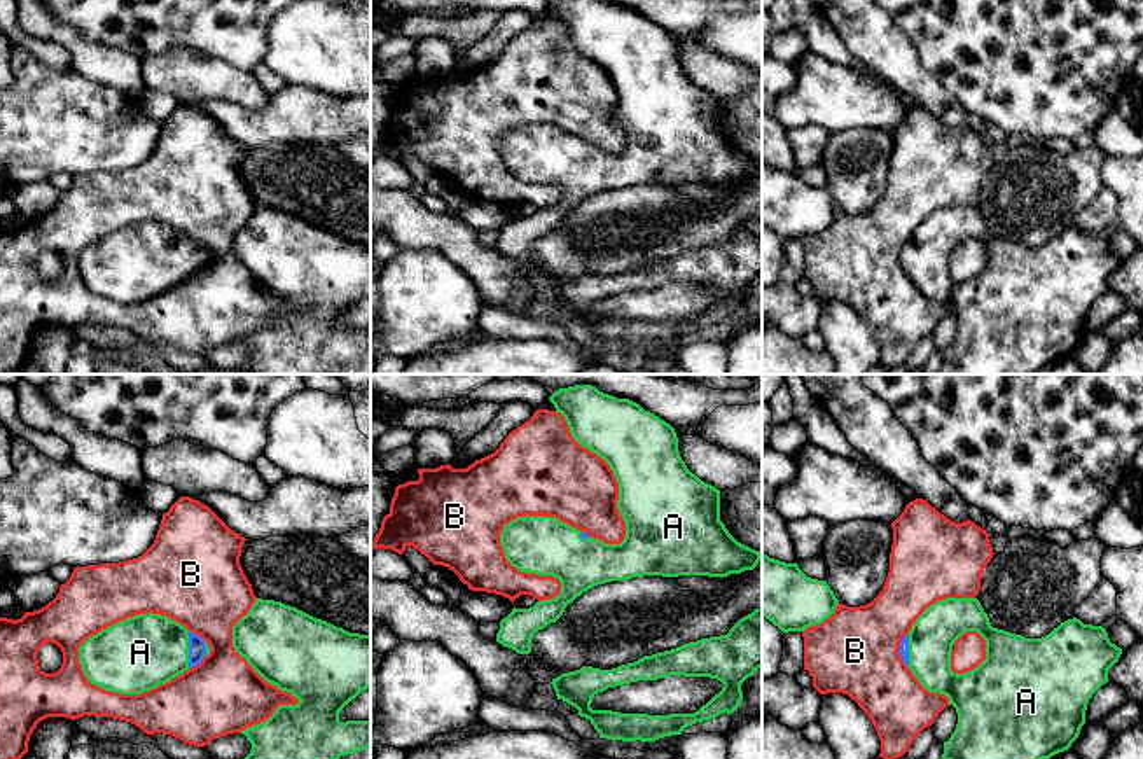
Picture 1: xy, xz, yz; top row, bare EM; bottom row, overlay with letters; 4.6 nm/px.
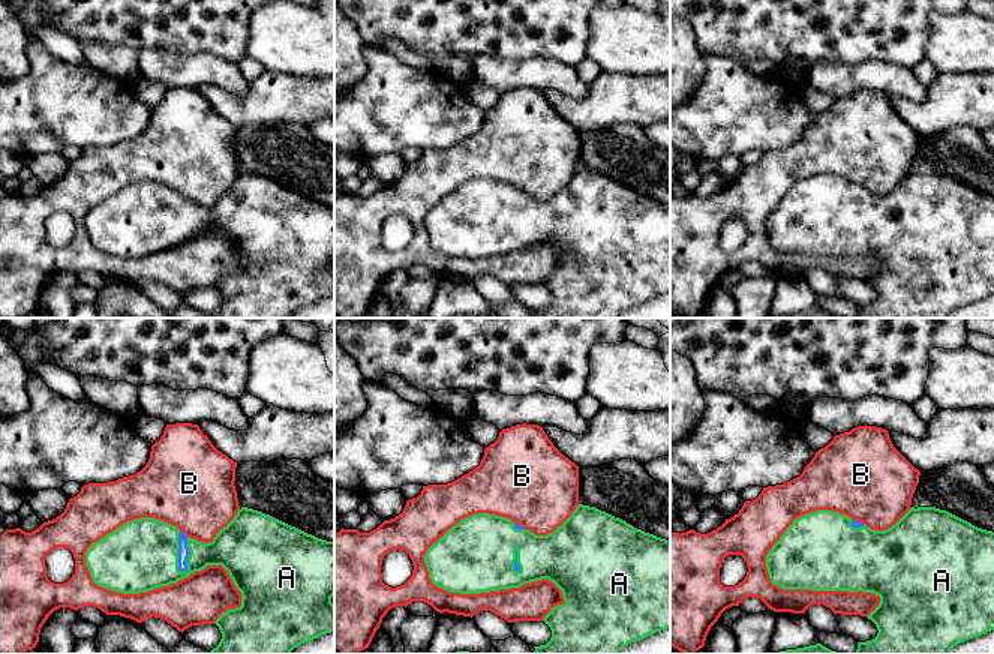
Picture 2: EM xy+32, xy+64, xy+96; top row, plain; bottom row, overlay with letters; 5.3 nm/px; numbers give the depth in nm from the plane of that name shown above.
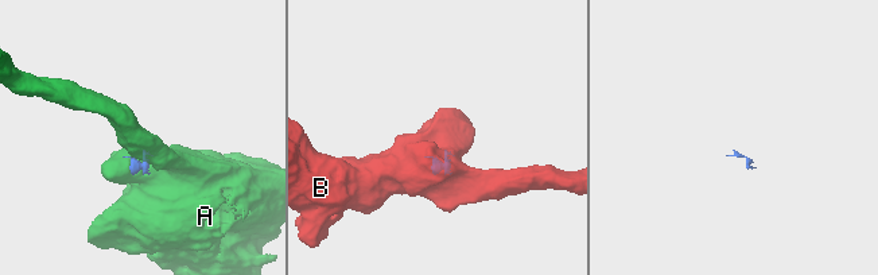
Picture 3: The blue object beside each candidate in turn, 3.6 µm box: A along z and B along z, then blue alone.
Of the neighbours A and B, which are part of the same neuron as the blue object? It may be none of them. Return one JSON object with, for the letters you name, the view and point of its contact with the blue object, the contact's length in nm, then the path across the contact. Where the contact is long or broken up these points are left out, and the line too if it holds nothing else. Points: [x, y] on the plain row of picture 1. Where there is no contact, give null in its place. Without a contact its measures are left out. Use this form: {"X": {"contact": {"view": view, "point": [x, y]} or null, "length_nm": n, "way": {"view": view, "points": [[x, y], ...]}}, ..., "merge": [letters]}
{"A": {"contact": {"view": "xy", "point": [189, 257]}, "length_nm": 170}, "merge": ["A"]}

